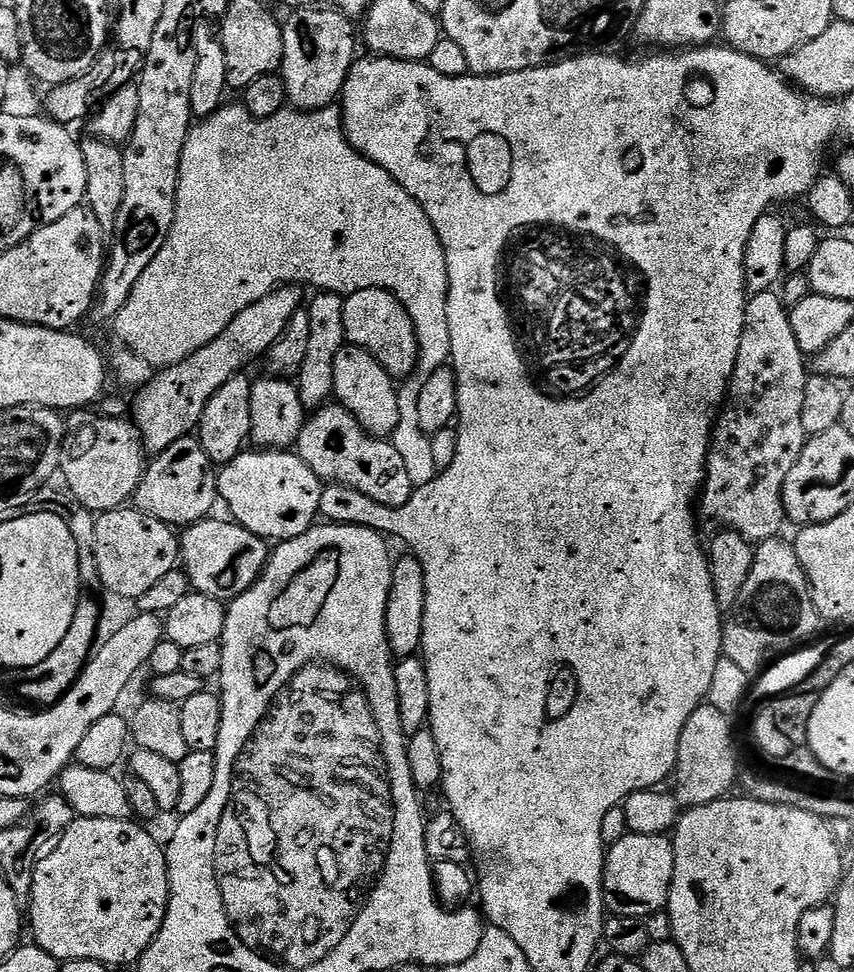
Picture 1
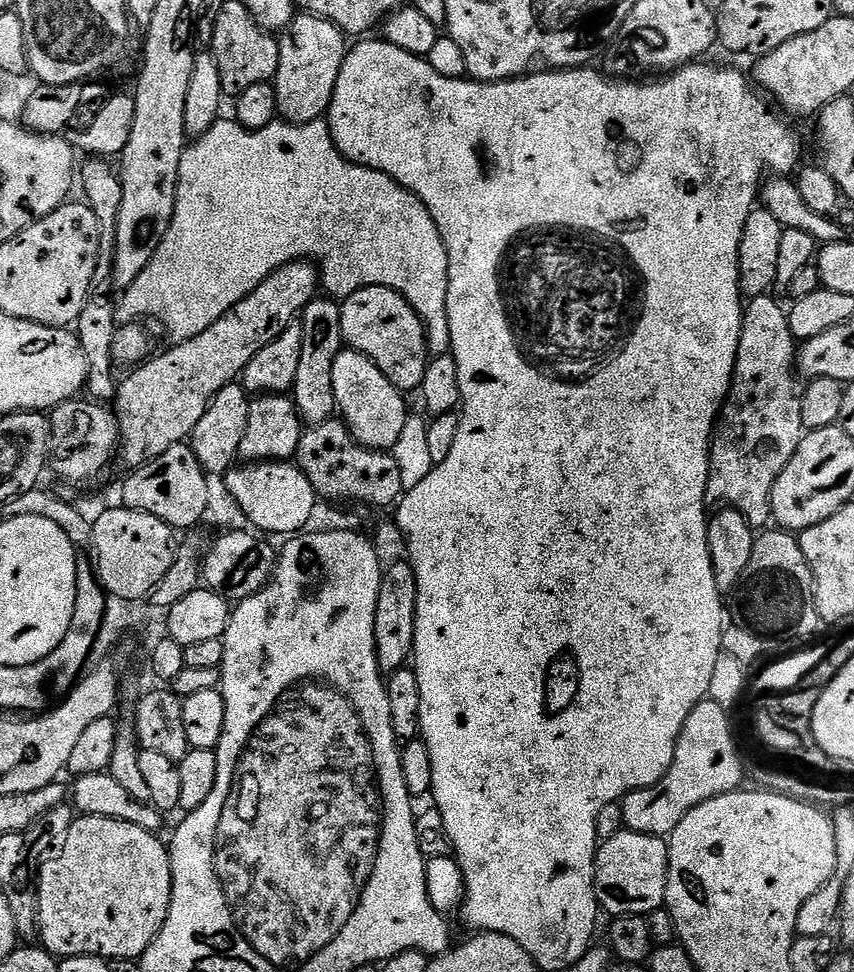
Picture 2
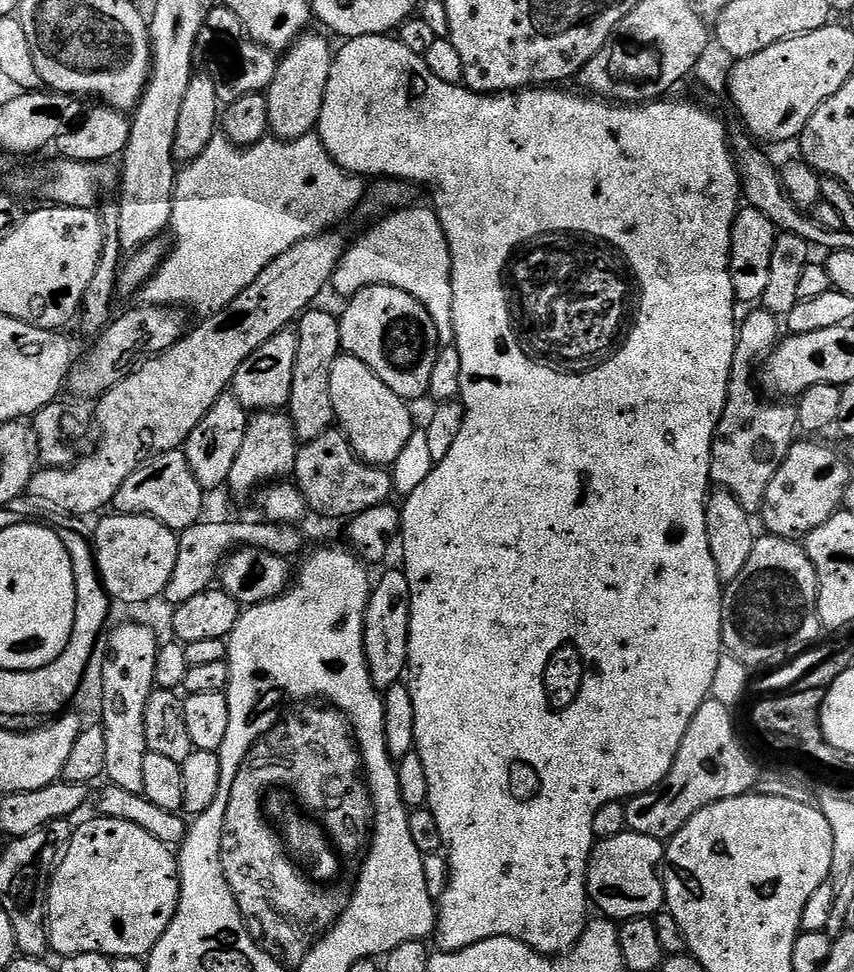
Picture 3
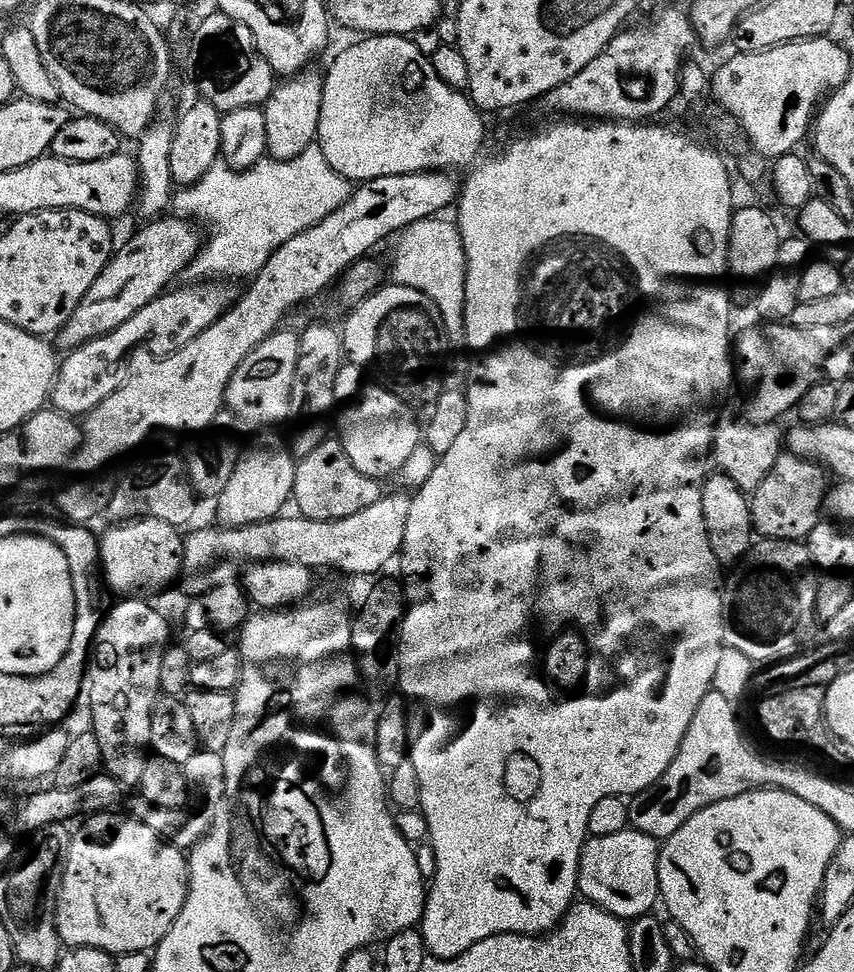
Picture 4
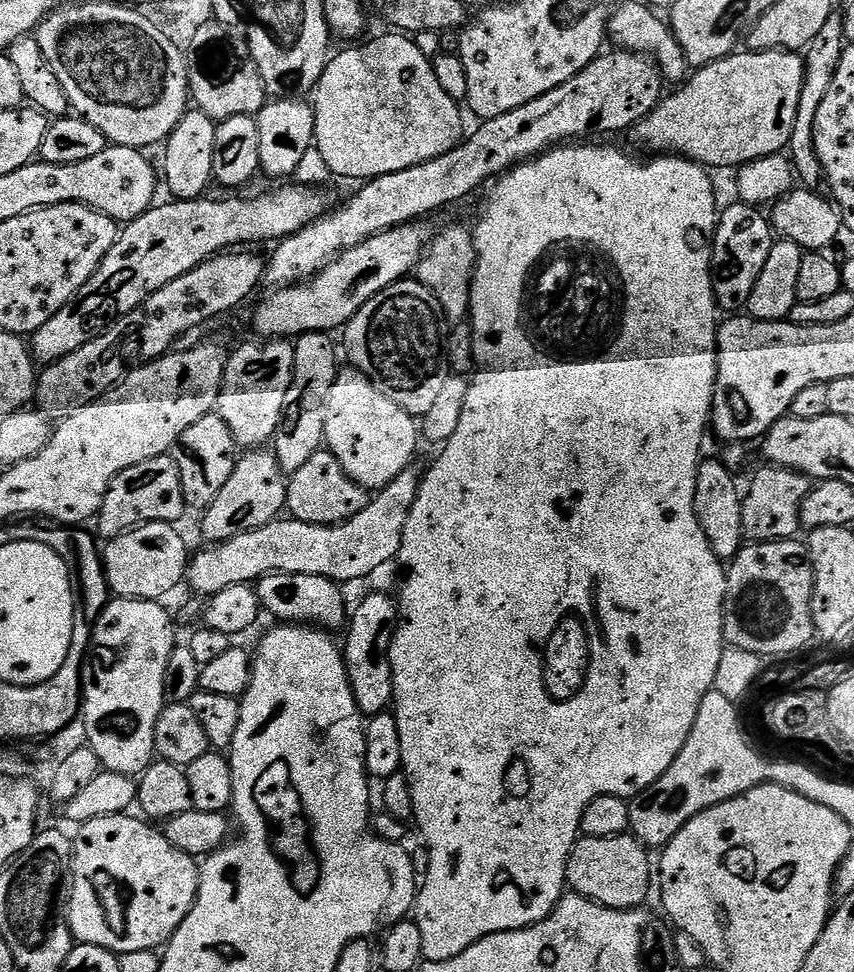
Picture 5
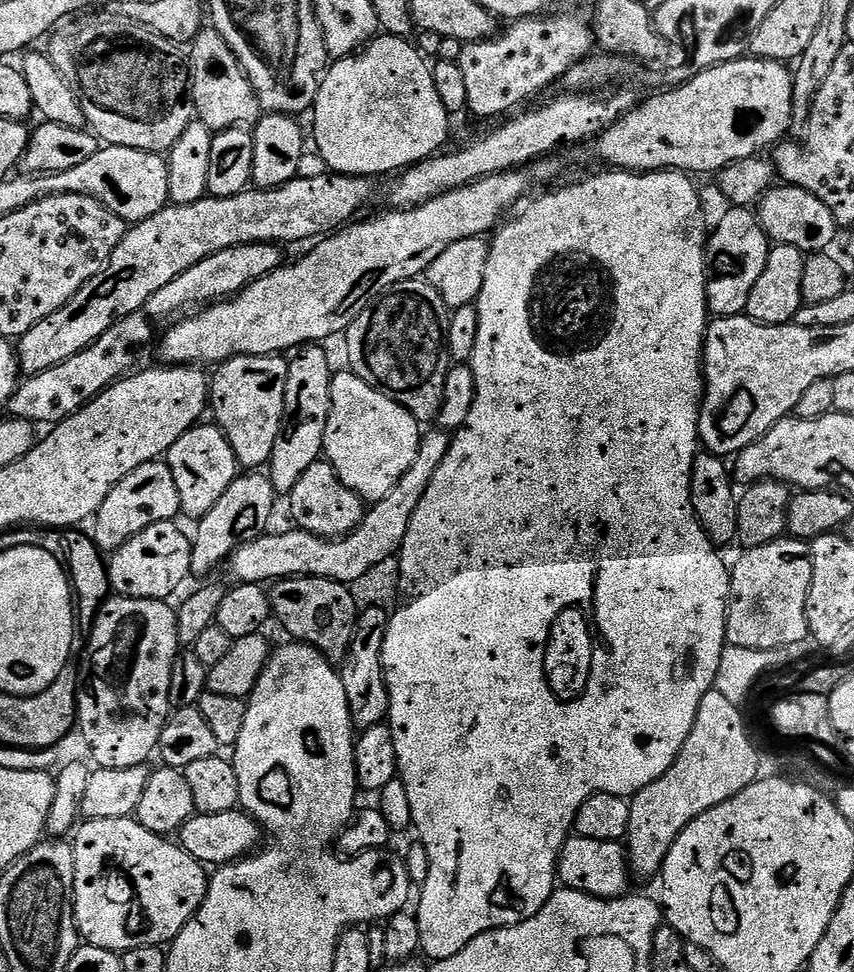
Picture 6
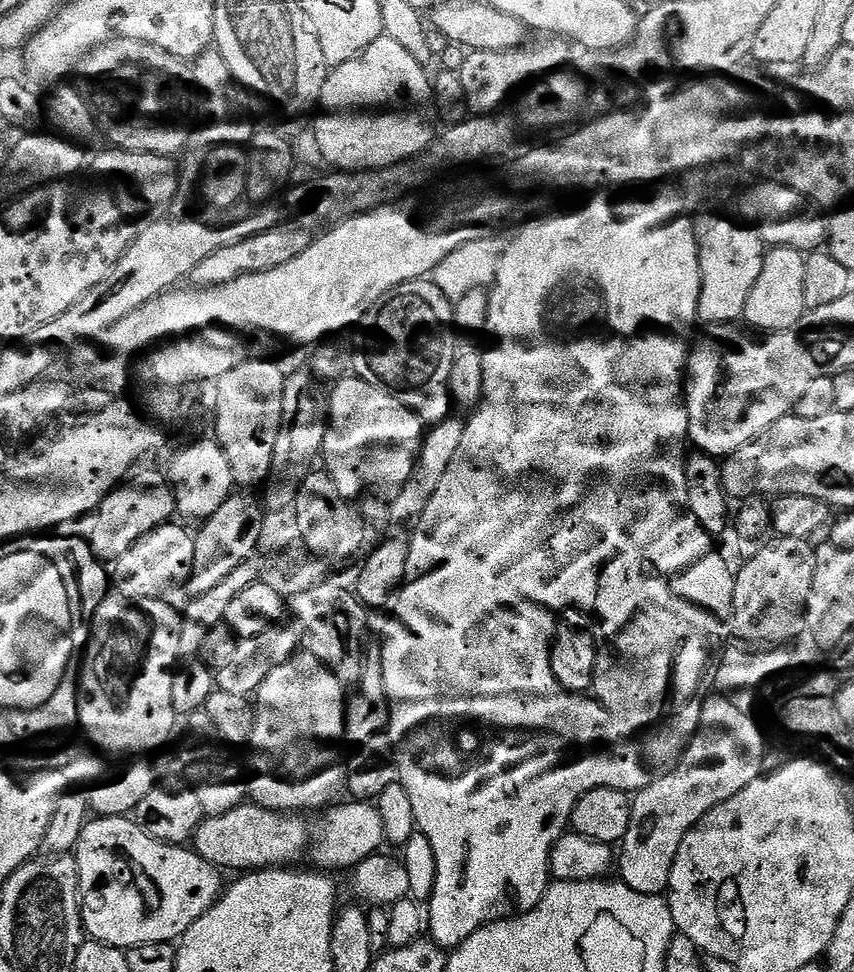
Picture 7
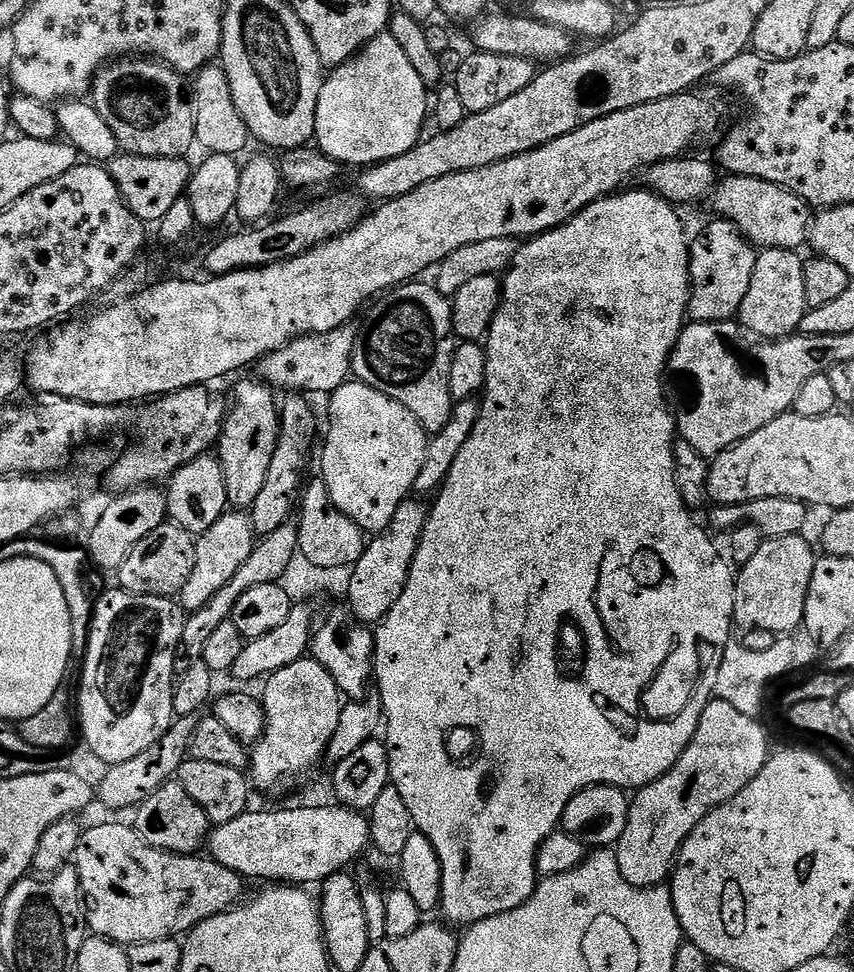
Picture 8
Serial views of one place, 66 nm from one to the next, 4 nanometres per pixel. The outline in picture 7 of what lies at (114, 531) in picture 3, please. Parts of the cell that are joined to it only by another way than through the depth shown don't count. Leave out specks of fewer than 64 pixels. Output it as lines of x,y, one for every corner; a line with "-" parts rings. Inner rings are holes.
180,522
160,524
138,538
138,542
134,542
126,554
114,561
115,591
130,598
164,598
169,595
167,592
171,588
176,588
179,584
181,587
192,574
196,545
193,533
188,533
183,527
185,525

